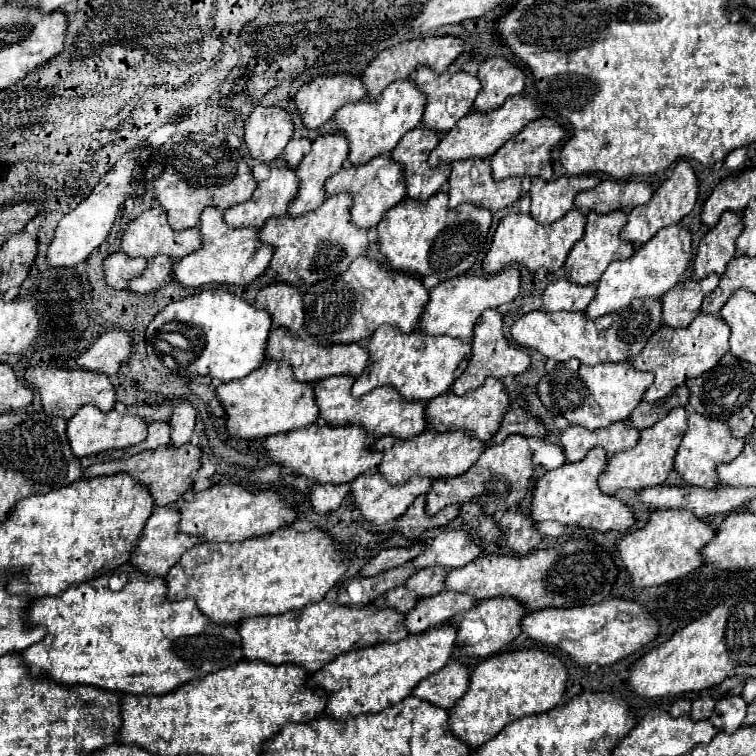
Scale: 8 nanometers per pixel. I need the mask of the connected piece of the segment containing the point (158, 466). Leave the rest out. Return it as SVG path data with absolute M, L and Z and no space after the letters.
M185 443L181 447L167 445L167 447L159 447L155 451L143 451L139 455L129 457L129 459L119 459L119 461L91 465L87 471L83 471L83 475L97 477L97 475L113 475L113 473L125 471L131 477L135 477L137 481L141 481L145 487L149 487L157 507L165 507L165 505L175 503L177 499L181 499L183 493L193 487L193 477L191 475L201 467L201 457L203 457L201 449L191 445L191 443Z

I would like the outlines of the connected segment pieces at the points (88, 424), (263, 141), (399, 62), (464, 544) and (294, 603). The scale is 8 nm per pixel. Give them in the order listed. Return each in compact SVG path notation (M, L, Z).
M83 405L67 423L67 437L71 443L71 451L77 457L87 457L95 455L107 449L123 449L141 443L147 437L147 421L143 421L137 415L119 415L115 409L113 411L101 411L99 407L93 405Z
M257 107L245 123L245 143L253 159L275 161L293 137L293 121L285 109Z
M429 35L429 37L419 37L419 39L411 39L405 43L399 43L395 47L389 47L385 51L381 51L365 69L365 73L361 75L363 85L367 87L371 97L377 97L389 83L397 81L397 79L409 79L411 73L419 67L419 65L427 65L431 67L435 73L443 73L451 63L455 63L455 59L463 53L465 49L465 41L459 37L451 37L451 35Z
M443 531L433 539L433 543L417 557L413 559L417 569L423 569L427 565L443 565L447 569L463 567L475 557L483 553L479 545L479 537L469 531Z
M287 527L279 533L251 537L243 543L199 543L181 557L181 561L165 575L165 581L169 587L171 601L191 597L211 621L227 625L243 621L247 617L279 615L305 607L307 603L315 603L323 599L329 589L335 587L335 583L345 575L345 571L347 559L335 549L333 539L325 531L315 529L303 533Z

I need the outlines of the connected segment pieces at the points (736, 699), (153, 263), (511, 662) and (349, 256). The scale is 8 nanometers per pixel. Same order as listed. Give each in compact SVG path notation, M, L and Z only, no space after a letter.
M725 695L717 701L709 721L723 733L735 733L745 719L747 703L739 695Z
M157 255L153 259L149 259L147 269L135 277L129 285L129 291L133 293L151 293L155 289L165 287L167 283L171 283L171 265L175 265L175 259L167 257L167 255Z
M525 647L513 653L503 651L493 655L477 665L471 675L469 691L451 709L451 733L457 739L467 741L469 747L477 749L495 737L509 721L557 707L563 699L567 677L567 667L559 661L559 657L539 647Z
M351 193L331 195L323 201L321 207L303 217L291 217L291 215L275 217L259 229L261 241L271 243L275 247L271 269L279 273L279 281L305 289L333 273L335 275L343 273L347 265L351 265L351 261L365 255L369 247L367 229L359 229L351 223L349 217L351 205L353 205Z

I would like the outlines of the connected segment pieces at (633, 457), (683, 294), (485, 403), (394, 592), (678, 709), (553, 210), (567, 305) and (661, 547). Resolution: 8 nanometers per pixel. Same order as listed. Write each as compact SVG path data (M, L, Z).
M675 407L665 419L661 419L659 423L655 423L649 429L643 429L641 439L635 447L615 453L609 459L607 471L599 477L601 491L607 495L613 495L619 489L639 491L639 489L647 489L647 487L655 487L655 485L665 483L665 479L673 471L675 453L679 449L679 441L683 439L685 431L687 431L687 409L685 407Z
M709 275L701 281L691 281L687 285L675 285L661 297L663 301L663 321L669 327L681 329L691 325L691 321L701 313L703 297L715 291L719 285L719 275Z
M489 377L483 387L473 389L471 393L465 393L461 397L455 393L445 393L445 395L431 399L427 403L425 413L429 419L429 429L435 429L435 431L465 431L465 429L469 429L469 431L473 431L475 437L479 437L481 441L487 443L499 431L503 415L509 409L509 403L511 403L511 399L509 399L509 393L505 391L503 381Z
M397 587L397 589L391 589L387 595L385 595L385 605L387 607L395 607L399 613L409 613L419 601L419 595L417 593L411 593L407 587Z
M677 697L675 703L671 705L671 715L673 717L681 717L681 715L689 715L691 711L691 699L689 697Z
M563 175L563 177L551 179L551 181L543 181L541 177L533 177L531 179L531 191L529 191L533 219L539 221L539 223L543 223L543 225L561 219L567 211L573 209L573 199L575 199L577 193L589 191L589 189L597 187L599 183L601 183L601 179L597 175L571 175L571 177Z
M559 279L545 289L543 309L545 311L585 311L595 297L595 289L597 289L597 283L579 287L567 279Z
M685 509L653 511L649 523L643 529L635 529L617 541L617 549L619 557L623 559L633 579L633 585L651 587L687 577L689 573L703 567L705 561L701 549L715 537L715 533L717 531L707 521L695 517L691 511Z

